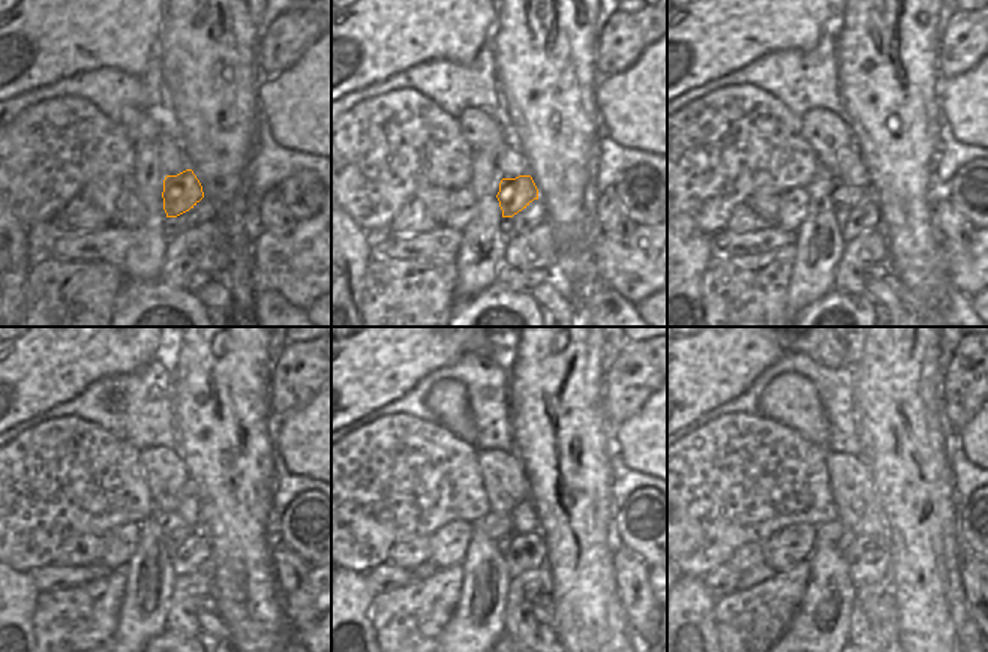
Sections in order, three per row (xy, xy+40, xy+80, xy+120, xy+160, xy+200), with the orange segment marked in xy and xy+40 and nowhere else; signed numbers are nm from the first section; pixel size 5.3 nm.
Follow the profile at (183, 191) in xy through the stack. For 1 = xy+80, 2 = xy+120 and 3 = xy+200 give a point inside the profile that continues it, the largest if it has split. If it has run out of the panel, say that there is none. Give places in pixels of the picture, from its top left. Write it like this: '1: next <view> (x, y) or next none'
1: next xy+80 (846, 197)
2: next xy+120 (174, 529)
3: next xy+200 (834, 534)

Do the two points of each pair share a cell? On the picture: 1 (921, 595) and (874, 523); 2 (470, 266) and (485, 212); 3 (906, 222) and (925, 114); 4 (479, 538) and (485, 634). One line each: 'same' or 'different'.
1: different
2: same
3: same
4: same

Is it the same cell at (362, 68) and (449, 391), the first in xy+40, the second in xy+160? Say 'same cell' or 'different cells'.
different cells

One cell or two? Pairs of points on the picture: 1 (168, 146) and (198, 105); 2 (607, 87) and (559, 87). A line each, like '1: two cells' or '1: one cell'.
1: two cells
2: two cells

